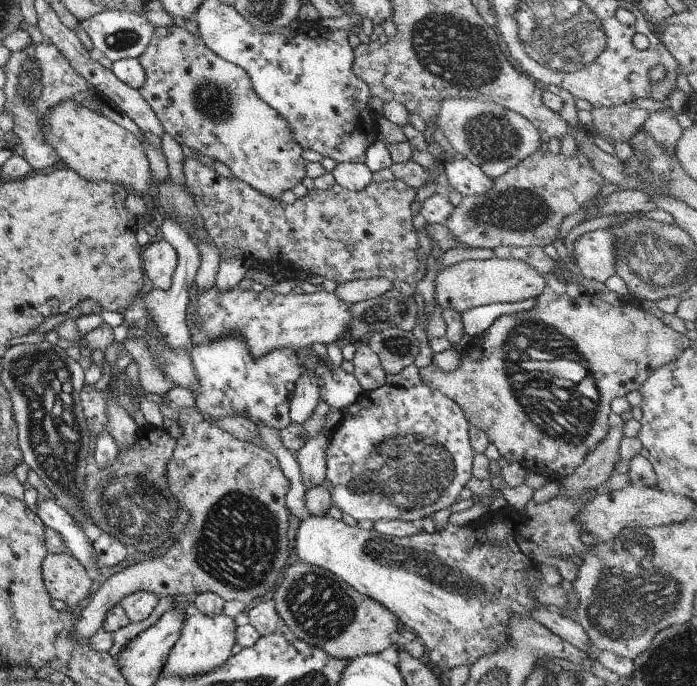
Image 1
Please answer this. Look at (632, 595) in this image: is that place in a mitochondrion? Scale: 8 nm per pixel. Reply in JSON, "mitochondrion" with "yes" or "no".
{"mitochondrion":"yes"}

